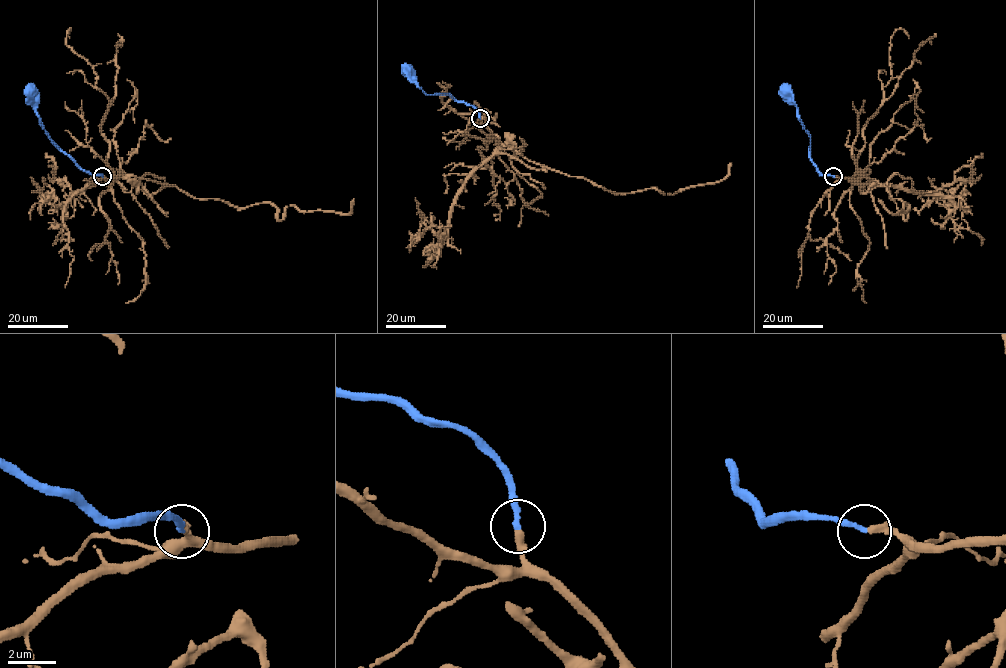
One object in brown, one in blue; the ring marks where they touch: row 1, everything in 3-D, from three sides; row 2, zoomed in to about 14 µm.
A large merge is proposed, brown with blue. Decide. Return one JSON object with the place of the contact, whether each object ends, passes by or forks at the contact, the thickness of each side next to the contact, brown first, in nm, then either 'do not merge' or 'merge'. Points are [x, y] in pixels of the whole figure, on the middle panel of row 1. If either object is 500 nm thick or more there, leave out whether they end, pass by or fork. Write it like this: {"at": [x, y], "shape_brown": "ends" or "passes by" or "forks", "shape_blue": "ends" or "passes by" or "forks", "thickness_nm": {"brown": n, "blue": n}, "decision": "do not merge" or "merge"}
{"at": [480, 118], "shape_brown": "ends", "shape_blue": "ends", "thickness_nm": {"brown": 320, "blue": 240}, "decision": "merge"}

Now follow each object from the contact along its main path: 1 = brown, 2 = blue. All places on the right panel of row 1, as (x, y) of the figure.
1: (834, 177), (874, 179), (909, 205), (907, 217), (910, 205), (892, 213), (878, 199)
2: (833, 177), (817, 171), (810, 158), (809, 134), (801, 121), (797, 105), (785, 90)

